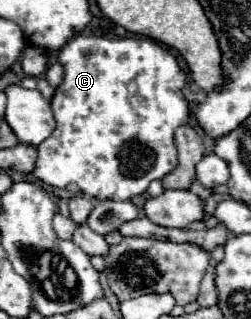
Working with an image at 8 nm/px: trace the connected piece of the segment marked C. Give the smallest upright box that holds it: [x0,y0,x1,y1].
[34,35,190,201]

